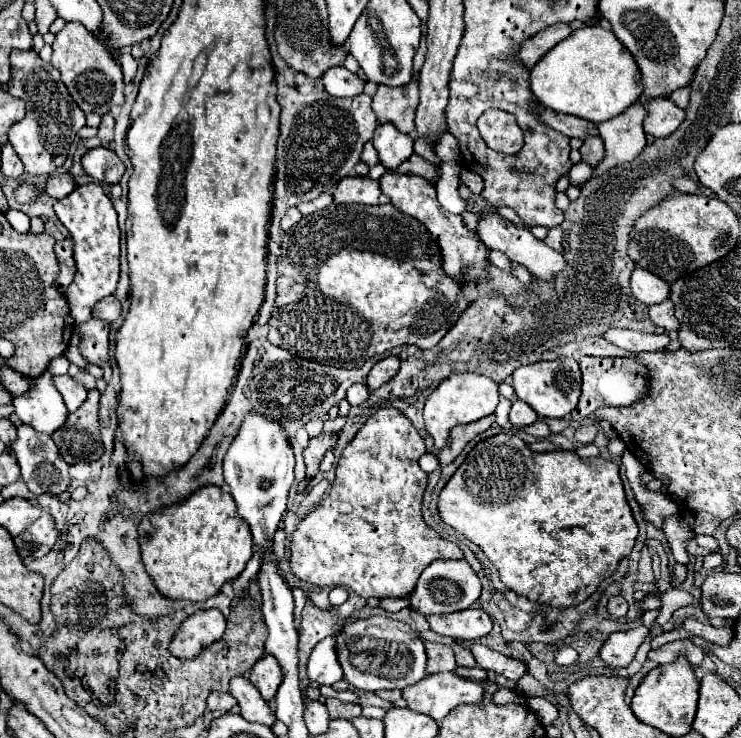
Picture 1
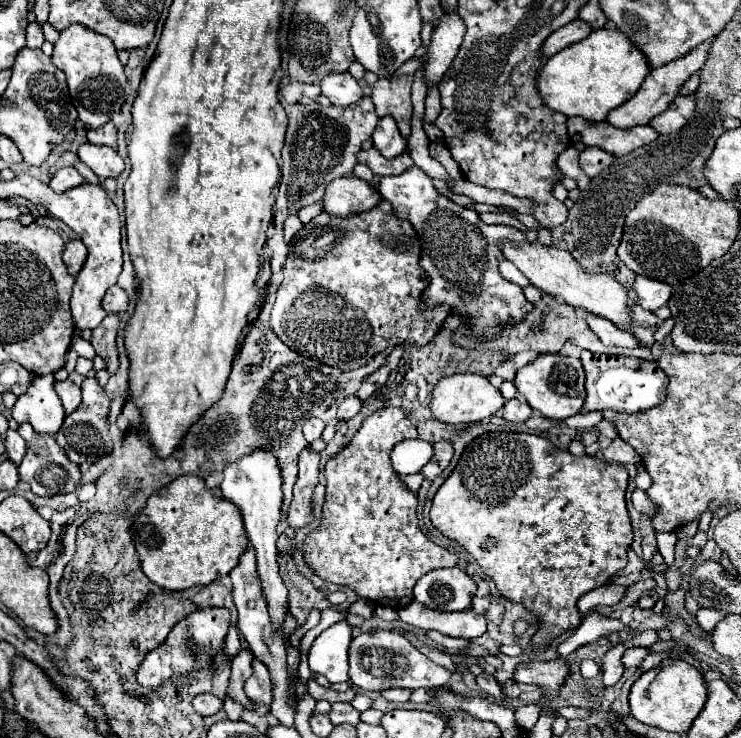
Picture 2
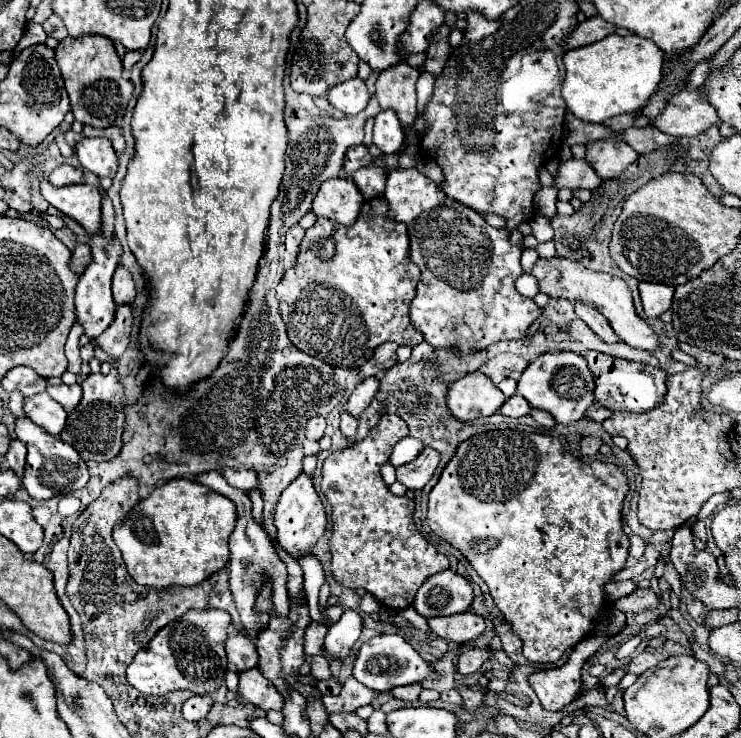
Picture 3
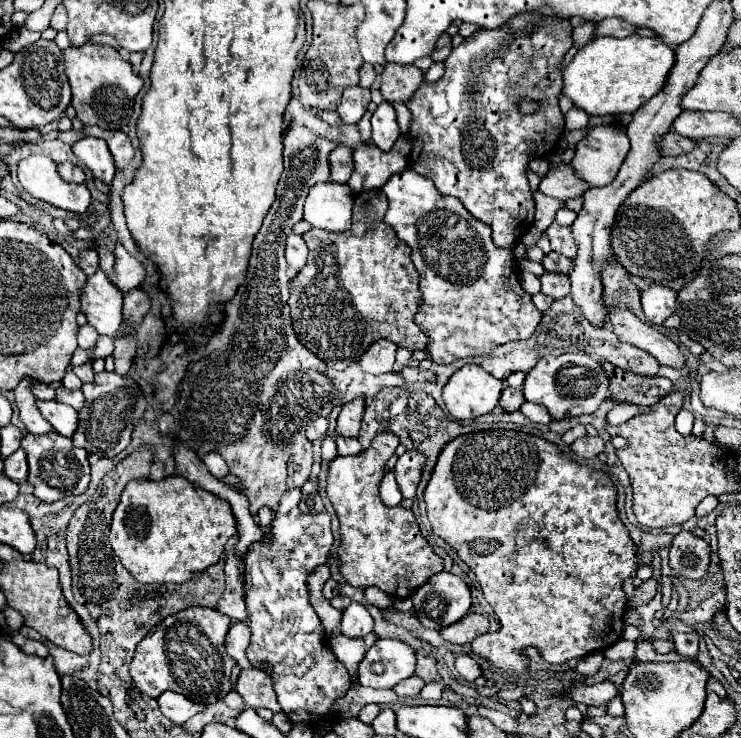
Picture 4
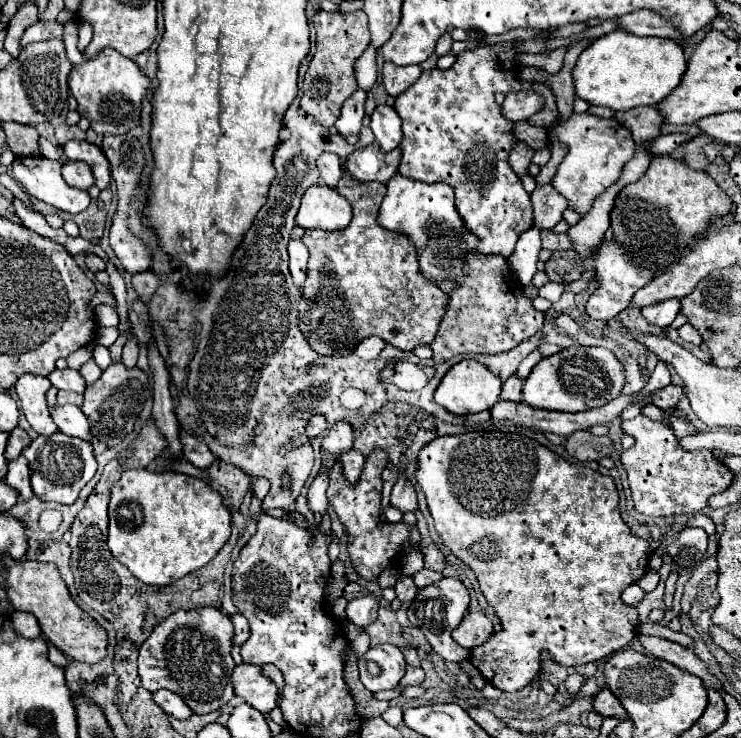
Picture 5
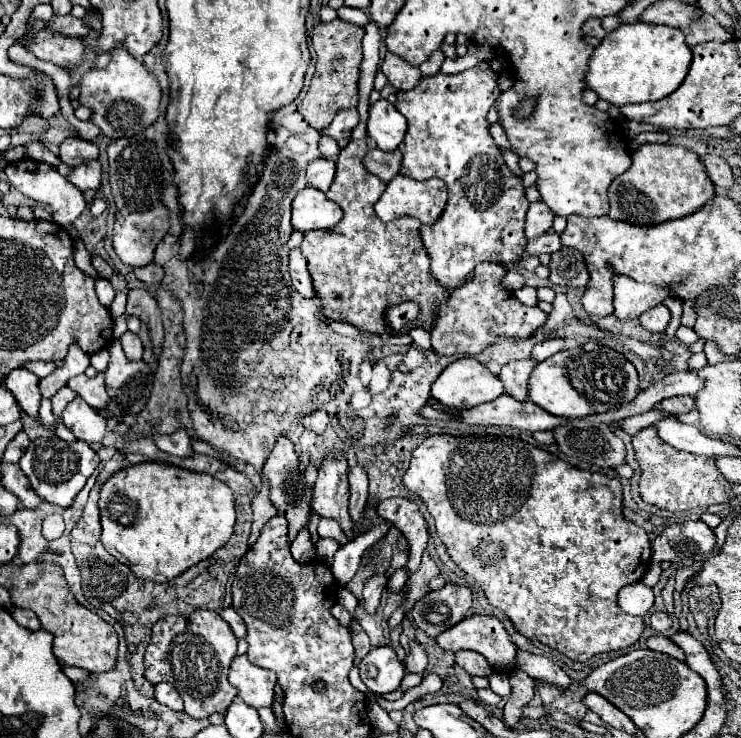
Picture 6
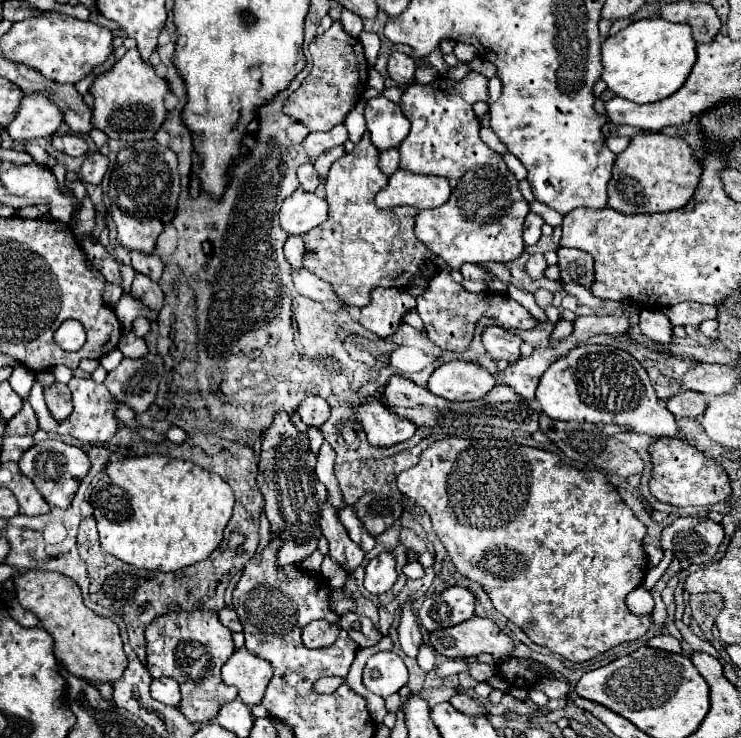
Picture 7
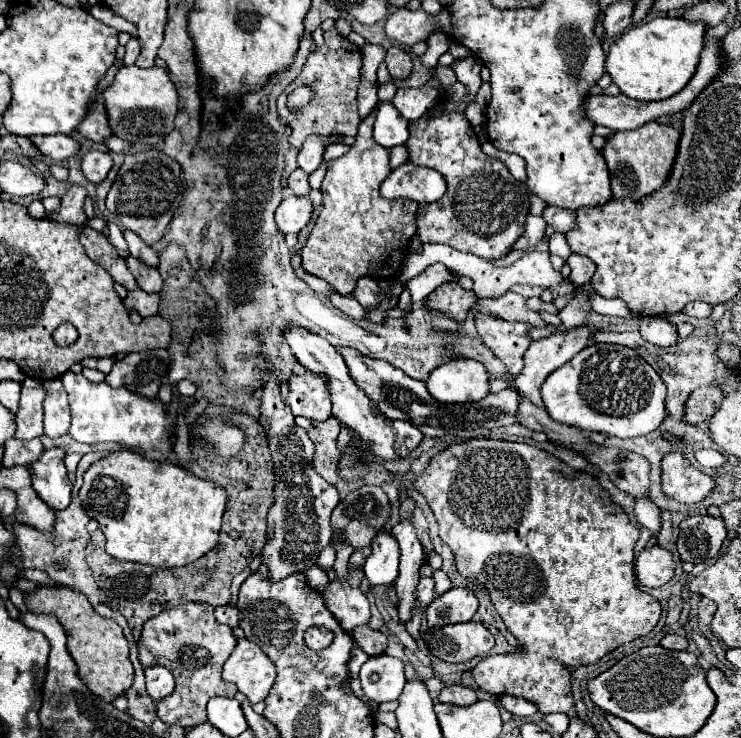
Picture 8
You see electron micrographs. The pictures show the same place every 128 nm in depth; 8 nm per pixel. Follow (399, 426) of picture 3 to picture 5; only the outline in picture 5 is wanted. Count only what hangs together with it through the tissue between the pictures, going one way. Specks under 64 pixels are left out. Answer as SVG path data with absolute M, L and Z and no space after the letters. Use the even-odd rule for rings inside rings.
M382 450L372 452L372 458L366 458L362 478L356 486L346 482L346 478L342 476L342 464L336 464L336 468L332 470L332 476L330 476L330 486L328 486L328 500L348 530L348 538L350 538L348 550L350 550L352 566L366 580L378 578L378 574L384 570L384 568L380 568L380 562L388 562L386 566L390 566L392 558L398 560L402 542L406 542L406 540L412 540L416 544L420 542L418 530L416 528L410 530L404 522L378 526L378 522L380 522L380 518L378 518L378 514L380 514L380 490L382 490L380 474L386 468L386 464L388 464L386 452L382 452Z

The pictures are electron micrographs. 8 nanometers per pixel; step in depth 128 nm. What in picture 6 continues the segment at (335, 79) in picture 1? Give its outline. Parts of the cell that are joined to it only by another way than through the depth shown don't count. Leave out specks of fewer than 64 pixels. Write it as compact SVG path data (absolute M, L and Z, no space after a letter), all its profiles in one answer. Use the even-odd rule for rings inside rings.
M356 108L340 110L336 114L336 118L332 120L332 124L326 130L322 130L320 134L322 136L330 136L334 140L344 140L344 138L348 138L352 134L356 124L358 124L358 110Z

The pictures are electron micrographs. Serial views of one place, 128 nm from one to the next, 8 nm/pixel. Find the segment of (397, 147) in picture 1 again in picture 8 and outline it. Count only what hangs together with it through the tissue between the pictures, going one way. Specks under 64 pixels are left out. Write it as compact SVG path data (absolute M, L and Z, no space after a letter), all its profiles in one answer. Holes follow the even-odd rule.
M380 102L376 108L374 140L384 148L394 148L408 140L408 120L392 106L392 102Z

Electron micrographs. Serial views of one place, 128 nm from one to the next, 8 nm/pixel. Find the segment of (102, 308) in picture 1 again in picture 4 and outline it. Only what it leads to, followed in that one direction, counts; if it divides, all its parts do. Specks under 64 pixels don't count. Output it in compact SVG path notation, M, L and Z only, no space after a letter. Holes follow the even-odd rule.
M116 242L114 256L116 256L116 264L114 264L114 272L112 272L114 286L120 292L128 292L130 288L140 286L144 276L146 276L144 264L138 262L134 256L130 256L120 242Z

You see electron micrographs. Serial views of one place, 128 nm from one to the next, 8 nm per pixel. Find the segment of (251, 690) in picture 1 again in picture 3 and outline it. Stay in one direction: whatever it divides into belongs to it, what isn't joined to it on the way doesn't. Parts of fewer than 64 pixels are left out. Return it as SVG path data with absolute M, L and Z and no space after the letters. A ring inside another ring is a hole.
M236 632L234 636L228 636L226 654L228 654L230 664L234 664L238 672L254 668L258 664L258 654L256 654L254 642L252 642L252 638L244 636L244 632Z

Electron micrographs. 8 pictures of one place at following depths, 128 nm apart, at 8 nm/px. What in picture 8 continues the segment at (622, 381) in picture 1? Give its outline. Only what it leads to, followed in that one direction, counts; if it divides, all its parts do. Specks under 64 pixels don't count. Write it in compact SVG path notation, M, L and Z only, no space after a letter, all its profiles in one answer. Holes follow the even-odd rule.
M718 386L696 388L696 392L692 392L692 396L688 398L686 422L690 422L690 424L708 422L714 416L716 406L722 404L722 400L724 400L724 394Z

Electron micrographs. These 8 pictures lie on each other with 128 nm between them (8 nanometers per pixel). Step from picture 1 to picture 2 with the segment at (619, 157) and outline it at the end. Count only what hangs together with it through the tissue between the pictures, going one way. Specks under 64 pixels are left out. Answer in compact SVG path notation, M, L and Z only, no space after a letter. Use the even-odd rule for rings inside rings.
M714 38L698 44L686 56L682 56L678 60L672 60L672 62L660 66L660 68L654 68L650 72L648 80L644 80L644 88L640 88L640 92L636 92L636 96L632 96L632 100L628 100L628 104L624 104L624 108L616 108L616 112L610 112L608 122L616 128L632 128L632 126L638 126L638 124L648 124L654 116L664 112L672 104L672 100L680 94L680 88L684 86L684 82L704 66L704 62L710 54L712 42L714 42Z

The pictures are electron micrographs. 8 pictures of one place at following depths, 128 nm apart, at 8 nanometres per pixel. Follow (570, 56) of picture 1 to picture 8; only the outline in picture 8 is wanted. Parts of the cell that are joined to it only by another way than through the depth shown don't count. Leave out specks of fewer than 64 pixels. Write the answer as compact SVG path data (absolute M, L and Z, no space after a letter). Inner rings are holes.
M654 18L652 22L634 26L630 32L622 34L608 52L606 58L606 72L612 76L612 82L622 90L622 94L642 100L642 102L652 102L652 100L662 100L670 98L676 92L680 92L690 78L696 72L696 66L700 62L700 54L704 50L704 36L706 36L706 24L704 22L690 22L686 18Z

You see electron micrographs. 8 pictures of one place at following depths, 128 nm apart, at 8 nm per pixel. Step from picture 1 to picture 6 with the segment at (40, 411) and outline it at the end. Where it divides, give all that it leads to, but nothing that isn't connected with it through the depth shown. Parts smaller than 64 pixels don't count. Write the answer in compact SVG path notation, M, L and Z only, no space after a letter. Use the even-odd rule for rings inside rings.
M76 396L62 412L62 424L84 442L102 442L108 428L108 420L80 396Z

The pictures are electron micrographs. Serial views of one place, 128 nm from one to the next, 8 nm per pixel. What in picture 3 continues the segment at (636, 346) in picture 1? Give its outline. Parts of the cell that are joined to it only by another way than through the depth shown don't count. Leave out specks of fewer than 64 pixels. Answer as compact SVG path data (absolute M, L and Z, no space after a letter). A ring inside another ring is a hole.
M576 300L576 302L574 302L574 310L576 310L576 314L578 314L604 342L618 342L618 336L616 336L614 330L610 328L608 320L606 320L594 306Z

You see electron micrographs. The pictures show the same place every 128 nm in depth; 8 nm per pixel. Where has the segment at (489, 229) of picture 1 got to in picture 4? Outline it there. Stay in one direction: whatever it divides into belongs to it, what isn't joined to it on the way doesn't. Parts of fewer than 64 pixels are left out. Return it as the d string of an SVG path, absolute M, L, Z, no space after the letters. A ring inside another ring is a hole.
M544 272L540 276L540 282L542 282L542 294L558 300L558 298L564 298L570 294L570 280L568 276L560 276L560 274L550 274L550 272ZM618 308L616 312L610 314L610 324L622 342L628 342L632 346L646 350L662 366L670 366L676 370L686 368L686 356L682 354L680 346L668 336L654 330L652 326L640 322L632 312Z

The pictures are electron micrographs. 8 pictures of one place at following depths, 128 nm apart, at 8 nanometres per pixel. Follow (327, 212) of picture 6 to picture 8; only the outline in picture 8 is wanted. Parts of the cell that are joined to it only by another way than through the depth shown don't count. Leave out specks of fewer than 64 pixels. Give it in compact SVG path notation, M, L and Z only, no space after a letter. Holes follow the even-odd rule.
M288 196L276 210L276 224L282 234L298 234L310 220L312 202L306 196Z

